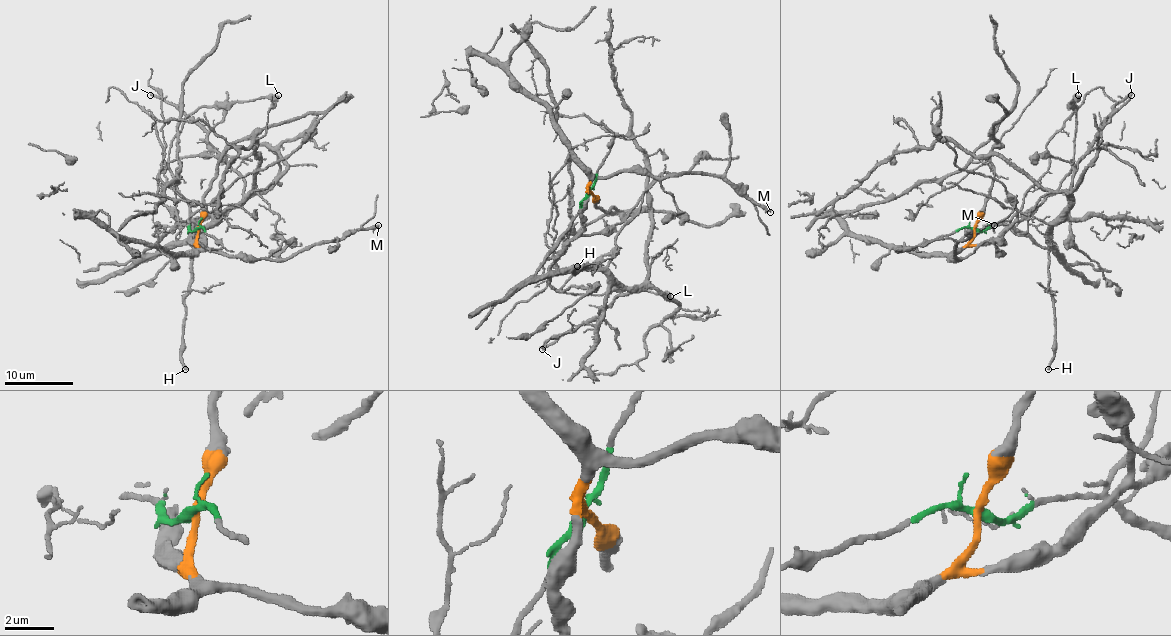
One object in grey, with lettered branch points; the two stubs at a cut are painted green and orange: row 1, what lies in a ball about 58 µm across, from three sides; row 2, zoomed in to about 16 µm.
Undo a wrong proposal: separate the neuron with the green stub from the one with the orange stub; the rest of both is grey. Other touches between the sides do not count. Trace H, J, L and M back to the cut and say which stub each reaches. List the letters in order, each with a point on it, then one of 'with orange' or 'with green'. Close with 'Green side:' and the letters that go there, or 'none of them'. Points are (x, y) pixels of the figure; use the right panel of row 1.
H: place (1048, 369); with green
J: place (1131, 95); with green
L: place (1078, 95); with orange
M: place (994, 225); with orange
Green side: H, J

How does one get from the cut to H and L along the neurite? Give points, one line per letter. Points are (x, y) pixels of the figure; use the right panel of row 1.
H: (973, 229), (1011, 224), (1058, 253), (1051, 243), (1047, 277), (1054, 336), (1047, 369)
L: (973, 229), (972, 245), (987, 245), (1049, 197), (1073, 162), (1077, 107), (1071, 100), (1078, 95)

